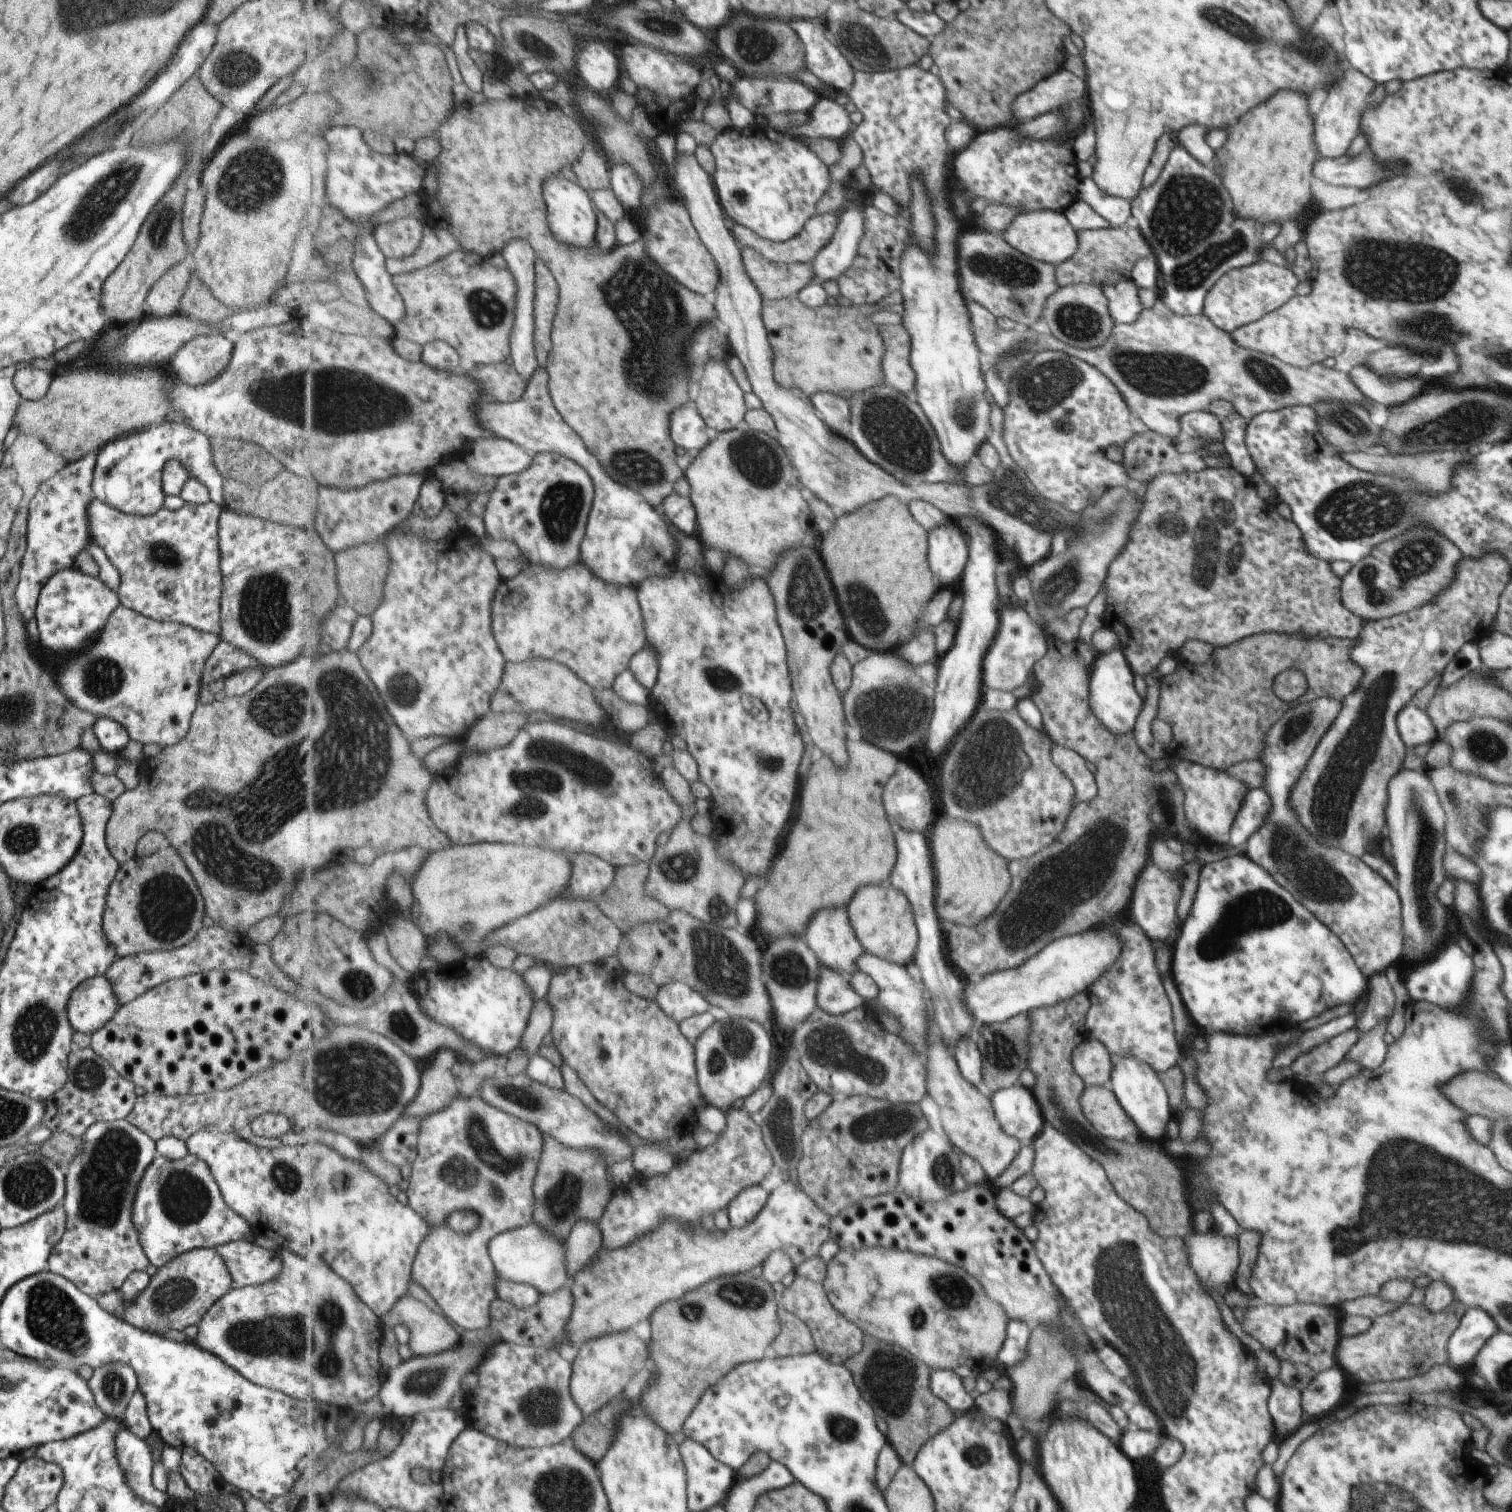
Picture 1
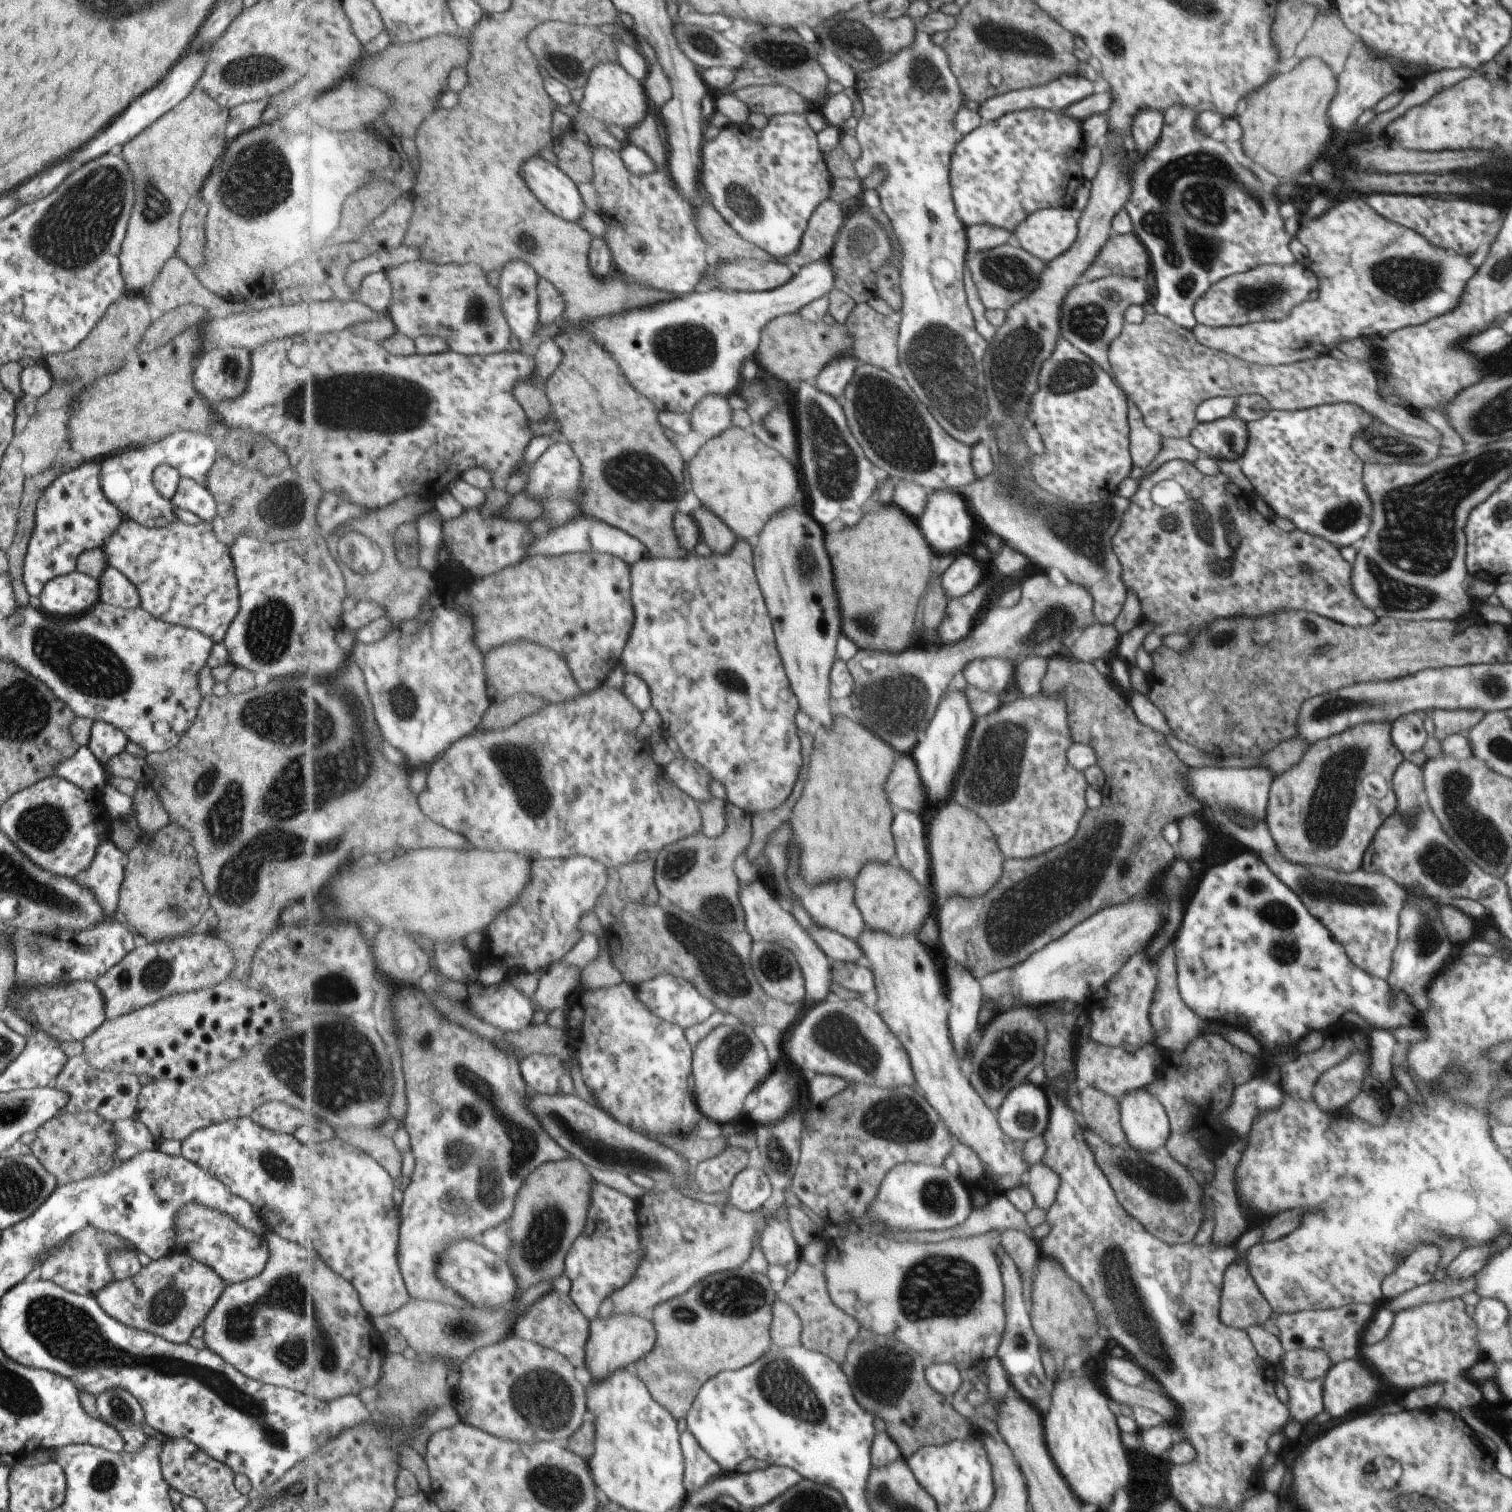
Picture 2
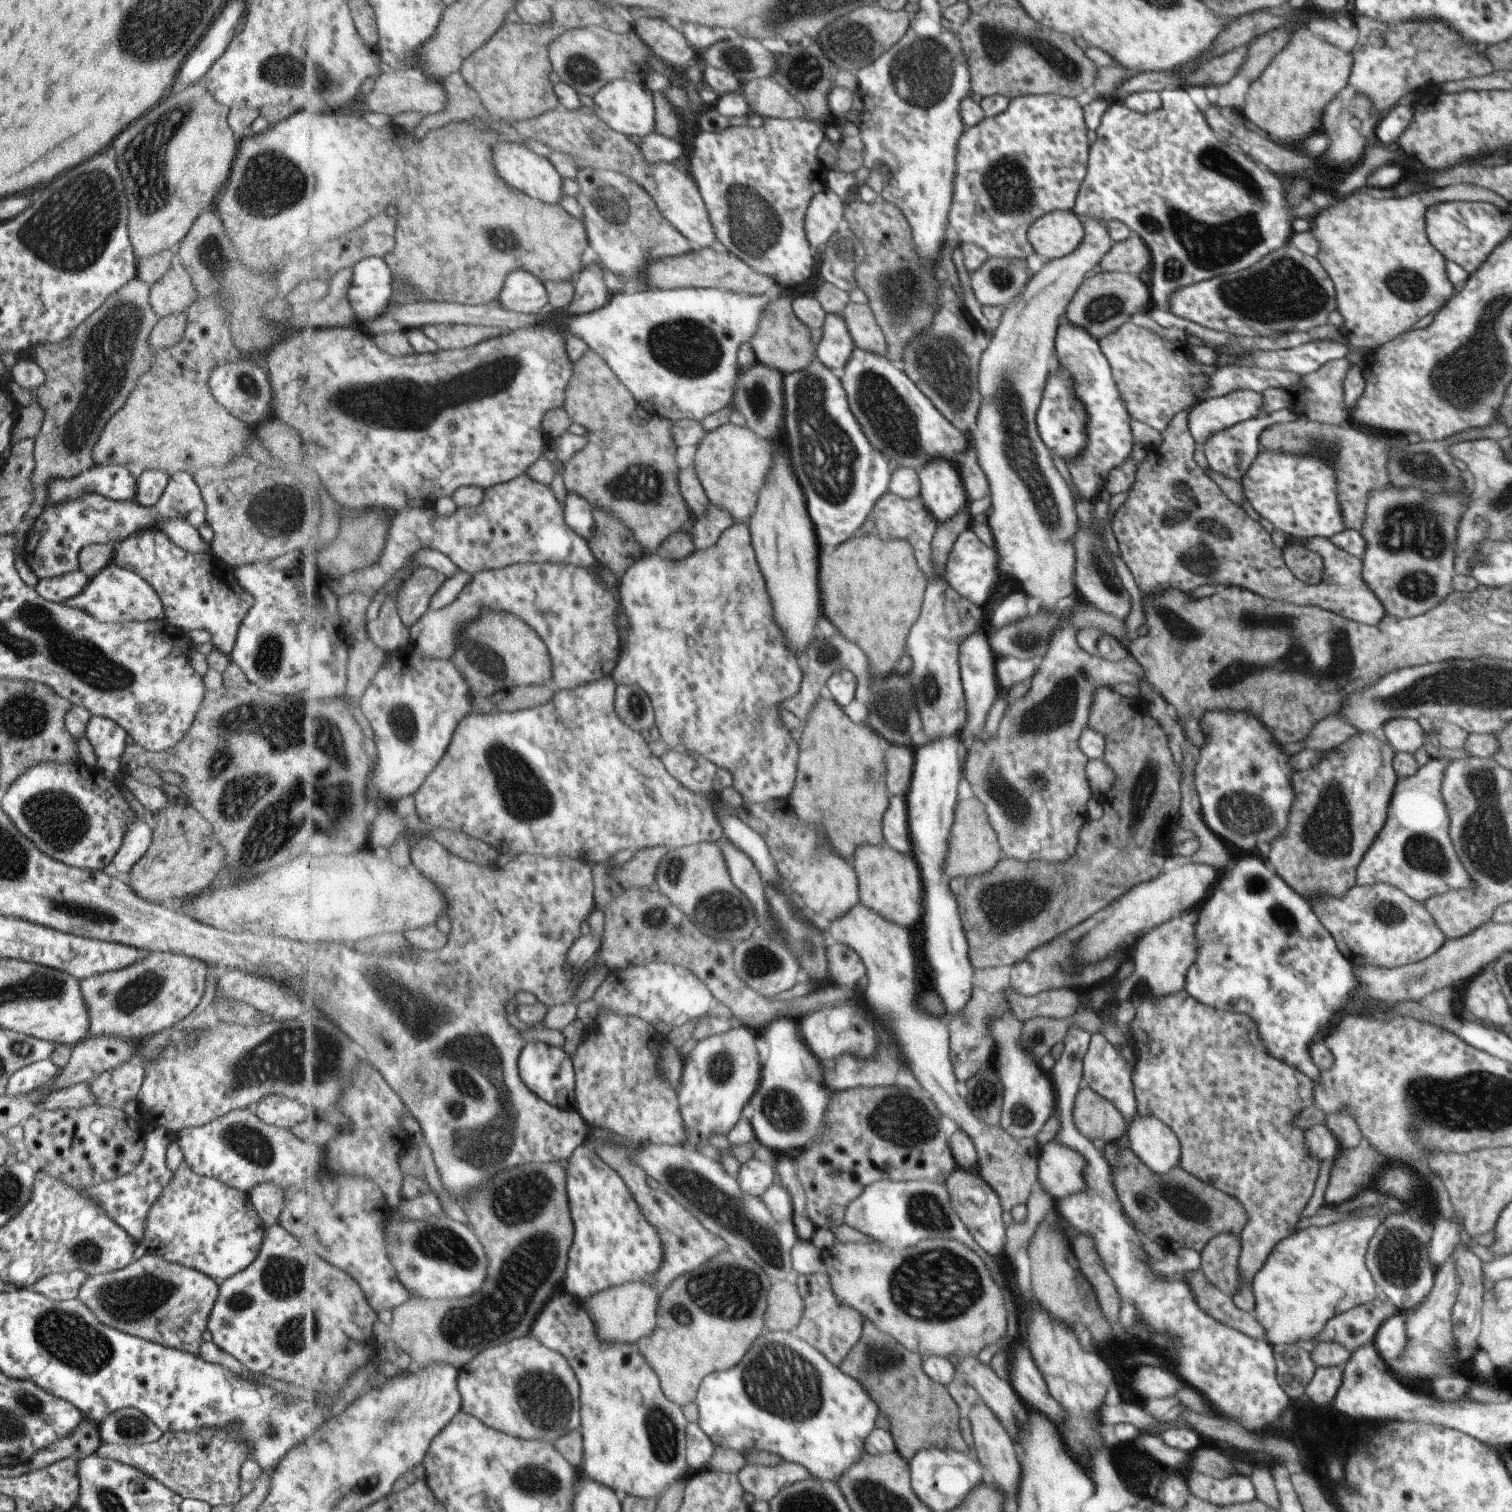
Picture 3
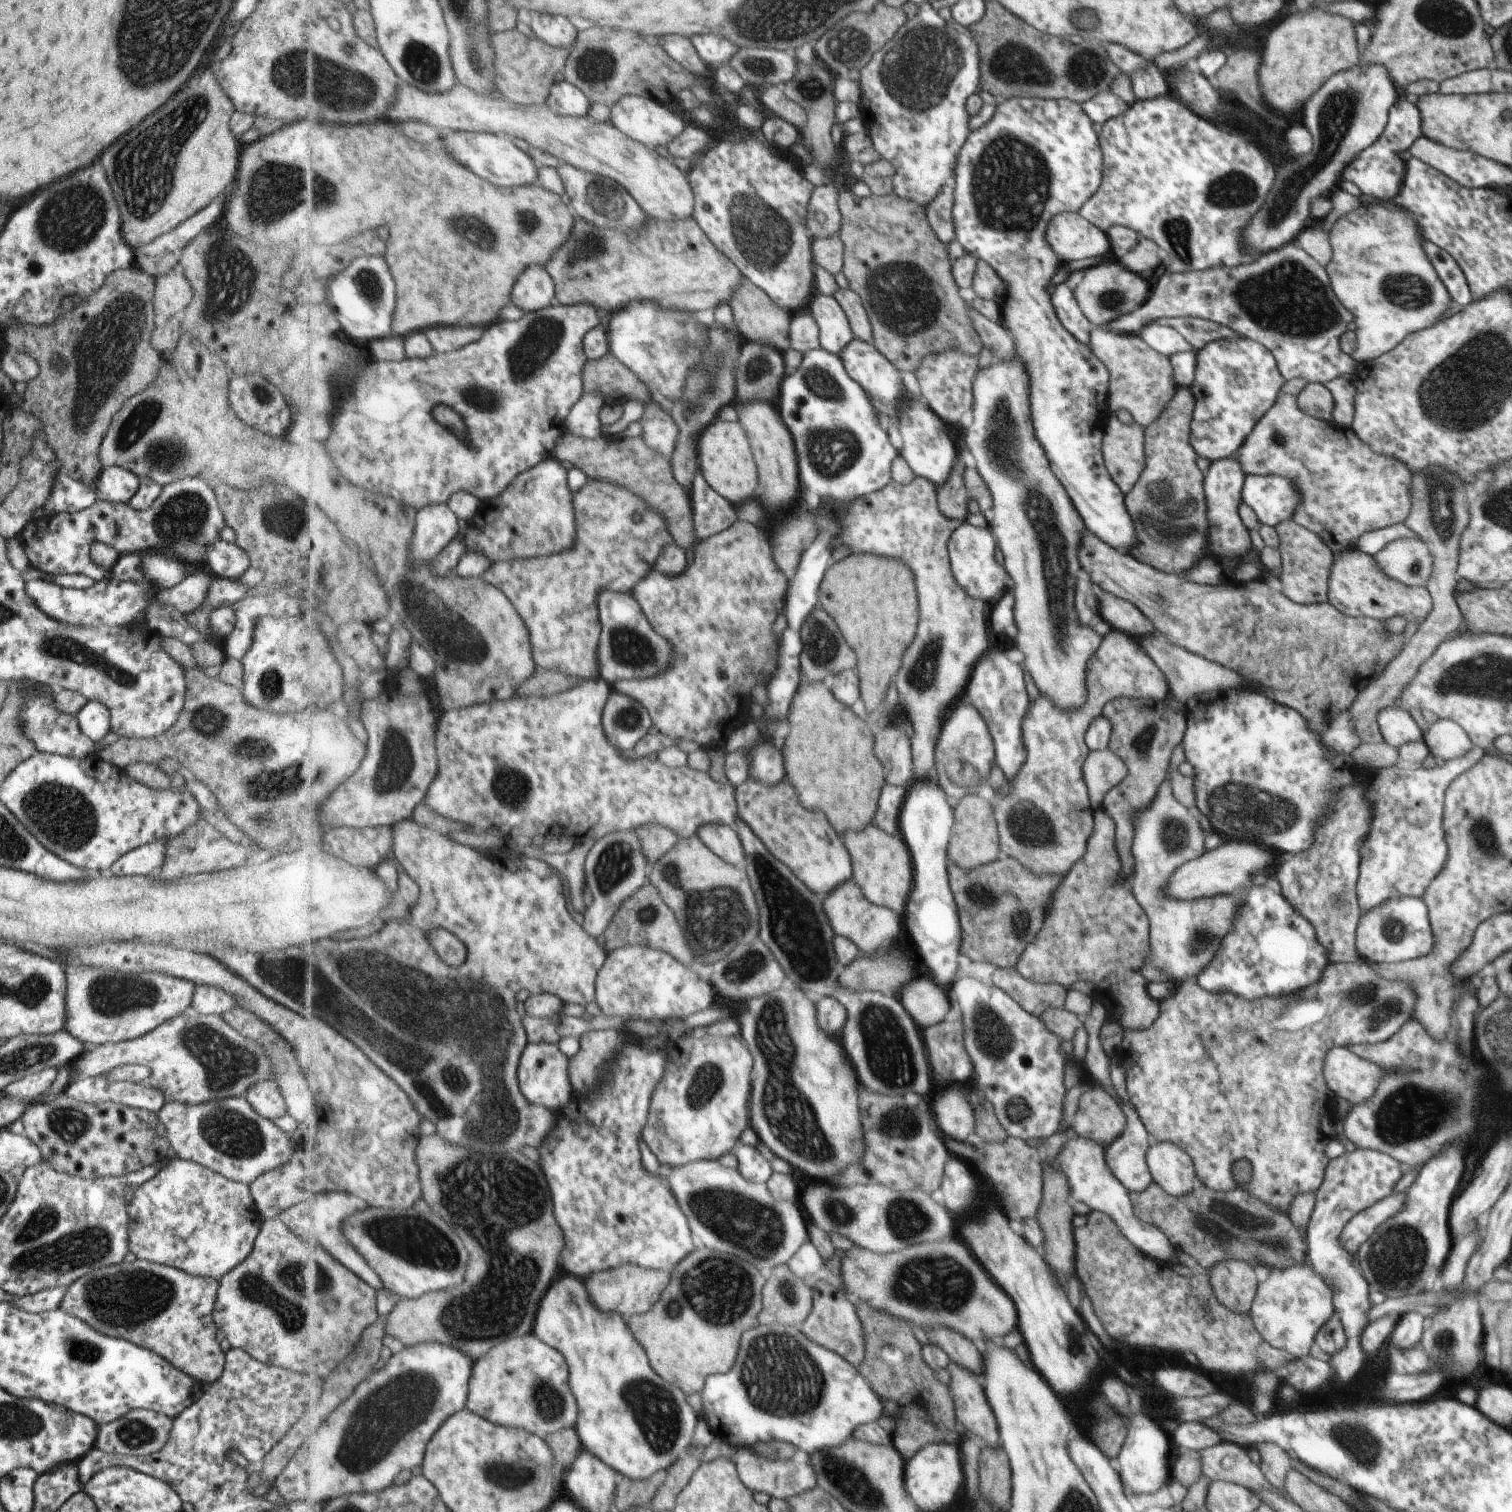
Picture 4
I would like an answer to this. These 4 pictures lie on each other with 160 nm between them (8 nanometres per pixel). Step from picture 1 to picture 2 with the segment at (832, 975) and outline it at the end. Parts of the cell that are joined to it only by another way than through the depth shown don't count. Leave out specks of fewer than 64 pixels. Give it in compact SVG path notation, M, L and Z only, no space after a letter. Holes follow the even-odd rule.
M760 877L740 886L740 899L746 910L746 928L755 941L771 941L792 950L798 958L806 980L807 996L813 1003L833 998L829 992L833 961L821 950L806 928L779 902L777 894L767 888Z

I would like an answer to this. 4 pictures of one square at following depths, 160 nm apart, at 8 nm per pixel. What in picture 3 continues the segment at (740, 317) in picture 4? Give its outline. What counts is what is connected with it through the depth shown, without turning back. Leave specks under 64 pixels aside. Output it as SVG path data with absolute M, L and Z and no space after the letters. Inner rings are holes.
M778 291L778 299L769 303L762 312L756 333L749 344L755 351L756 360L780 370L783 376L792 375L809 366L815 354L815 345L809 340L809 330L806 323L800 320L794 311L795 295L784 295Z

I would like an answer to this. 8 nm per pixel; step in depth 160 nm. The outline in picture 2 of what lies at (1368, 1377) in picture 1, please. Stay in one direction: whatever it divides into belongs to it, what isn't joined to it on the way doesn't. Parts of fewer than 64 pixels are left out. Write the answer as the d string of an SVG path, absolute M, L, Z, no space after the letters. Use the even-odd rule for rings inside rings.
M1459 1298L1445 1299L1436 1303L1423 1303L1419 1306L1406 1308L1395 1312L1392 1328L1388 1330L1383 1340L1372 1345L1361 1345L1360 1358L1380 1376L1389 1390L1406 1393L1411 1389L1425 1385L1441 1383L1443 1392L1437 1402L1437 1408L1445 1408L1449 1412L1458 1412L1465 1404L1479 1404L1481 1392L1479 1388L1469 1382L1470 1368L1483 1358L1476 1339L1478 1332L1476 1324L1464 1309L1463 1301Z

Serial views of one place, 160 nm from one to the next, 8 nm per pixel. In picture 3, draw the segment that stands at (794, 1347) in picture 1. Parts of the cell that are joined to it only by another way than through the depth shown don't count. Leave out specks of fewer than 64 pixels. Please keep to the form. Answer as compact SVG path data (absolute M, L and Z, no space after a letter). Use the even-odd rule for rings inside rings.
M787 1278L772 1283L768 1296L769 1310L765 1313L767 1329L779 1331L794 1330L802 1321L805 1301L795 1279Z

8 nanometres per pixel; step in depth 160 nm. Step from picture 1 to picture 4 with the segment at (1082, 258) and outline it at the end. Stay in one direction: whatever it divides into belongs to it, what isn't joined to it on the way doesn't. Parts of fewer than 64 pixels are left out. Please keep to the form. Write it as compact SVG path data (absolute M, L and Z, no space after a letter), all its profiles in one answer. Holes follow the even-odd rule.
M1138 237L1136 245L1129 251L1118 254L1115 260L1131 272L1141 274L1145 270L1156 268L1161 263L1157 245L1149 239Z

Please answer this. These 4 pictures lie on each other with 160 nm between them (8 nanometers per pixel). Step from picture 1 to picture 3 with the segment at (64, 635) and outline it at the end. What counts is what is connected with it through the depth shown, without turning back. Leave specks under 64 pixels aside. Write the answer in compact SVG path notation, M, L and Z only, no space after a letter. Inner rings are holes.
M77 570L59 576L39 579L34 589L43 600L61 603L62 600L78 595L78 592L83 591L88 580L83 571Z

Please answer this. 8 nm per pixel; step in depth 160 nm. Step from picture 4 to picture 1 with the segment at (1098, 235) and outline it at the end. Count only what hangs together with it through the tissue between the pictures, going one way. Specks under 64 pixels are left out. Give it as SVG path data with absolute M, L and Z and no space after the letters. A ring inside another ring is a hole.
M1039 209L1017 213L1002 232L1001 237L1019 252L1033 257L1035 260L1054 265L1063 263L1077 250L1079 243L1076 233L1072 223L1063 212Z

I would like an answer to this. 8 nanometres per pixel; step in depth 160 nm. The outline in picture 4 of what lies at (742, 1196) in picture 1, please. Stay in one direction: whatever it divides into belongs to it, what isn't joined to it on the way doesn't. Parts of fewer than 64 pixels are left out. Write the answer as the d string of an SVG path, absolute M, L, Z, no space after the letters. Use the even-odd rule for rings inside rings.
M740 1144L734 1150L739 1164L738 1169L744 1177L754 1183L767 1184L768 1178L774 1173L771 1162L761 1154L755 1145Z

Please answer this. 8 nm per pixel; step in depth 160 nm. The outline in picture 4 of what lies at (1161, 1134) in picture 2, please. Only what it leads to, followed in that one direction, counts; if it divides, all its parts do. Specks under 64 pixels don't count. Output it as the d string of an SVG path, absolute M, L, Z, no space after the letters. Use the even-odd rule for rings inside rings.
M1154 1142L1147 1149L1146 1165L1152 1182L1172 1197L1188 1195L1196 1185L1195 1165L1191 1157L1172 1142Z

